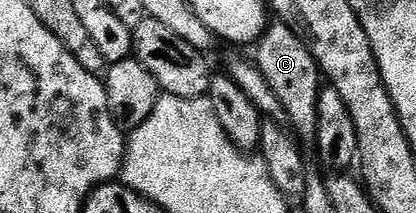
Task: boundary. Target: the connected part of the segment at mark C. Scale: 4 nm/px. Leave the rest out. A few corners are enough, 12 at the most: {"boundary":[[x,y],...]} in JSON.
{"boundary":[[283,23],[255,42],[291,132],[315,142],[322,74]]}

